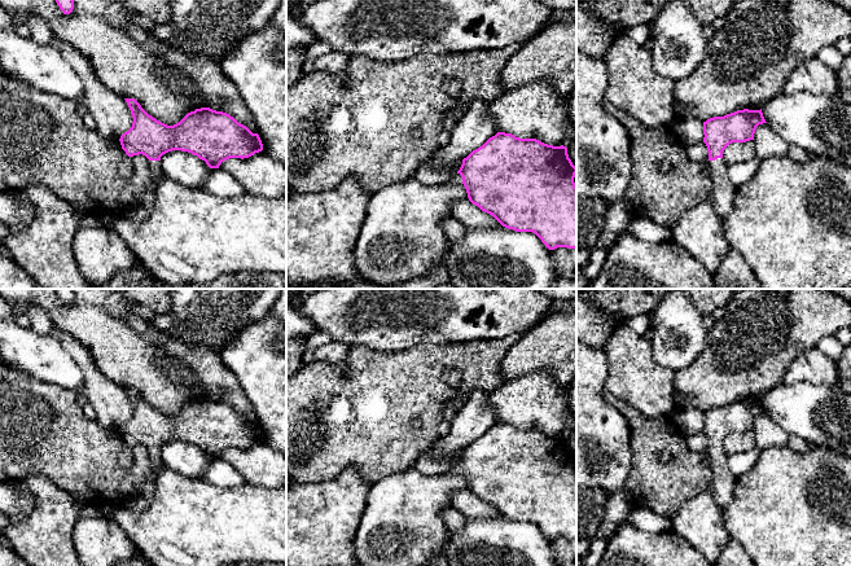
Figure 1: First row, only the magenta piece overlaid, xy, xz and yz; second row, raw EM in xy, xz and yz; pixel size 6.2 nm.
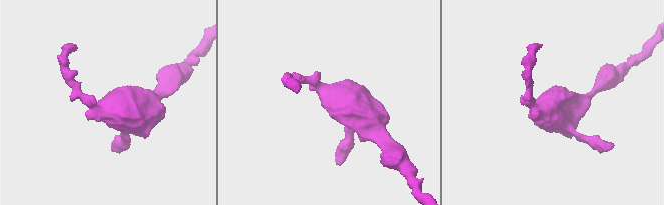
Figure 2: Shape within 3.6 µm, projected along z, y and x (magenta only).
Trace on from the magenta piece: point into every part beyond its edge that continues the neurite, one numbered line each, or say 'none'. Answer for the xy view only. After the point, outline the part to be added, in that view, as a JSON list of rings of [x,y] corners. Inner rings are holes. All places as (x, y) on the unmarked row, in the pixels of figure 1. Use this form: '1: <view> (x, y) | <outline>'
1: xy (139, 501) | [[[149,451],[149,457],[152,462],[152,477],[139,488],[132,496],[124,500],[123,506],[128,508],[135,513],[145,512],[153,501],[153,495],[155,490],[157,477],[161,473],[162,461],[161,451]]]

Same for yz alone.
1: yz (722, 483) | [[[723,448],[709,451],[709,457],[712,468],[711,490],[716,505],[724,510],[732,500],[733,484],[736,478],[729,471],[727,456]]]

